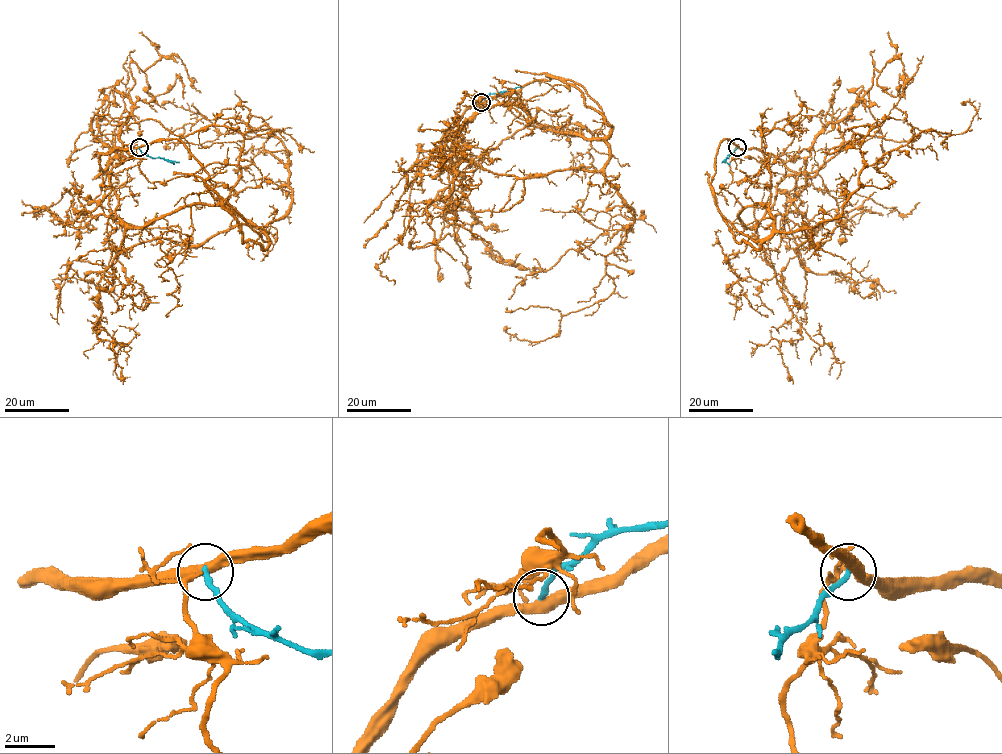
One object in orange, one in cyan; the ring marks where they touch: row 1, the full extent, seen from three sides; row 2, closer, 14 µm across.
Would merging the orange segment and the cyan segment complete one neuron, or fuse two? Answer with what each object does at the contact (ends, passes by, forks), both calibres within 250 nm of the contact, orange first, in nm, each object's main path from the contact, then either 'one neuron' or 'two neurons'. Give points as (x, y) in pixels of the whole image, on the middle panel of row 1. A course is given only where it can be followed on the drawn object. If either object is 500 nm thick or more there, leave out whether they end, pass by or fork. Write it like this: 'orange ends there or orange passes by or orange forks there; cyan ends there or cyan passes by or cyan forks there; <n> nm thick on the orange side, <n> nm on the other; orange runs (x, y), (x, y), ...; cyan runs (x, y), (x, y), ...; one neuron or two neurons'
orange passes by; cyan ends there; 440 nm thick on the orange side, 240 nm on the other; orange runs (480, 103), (577, 82), (633, 210), (607, 298), (546, 339), (506, 325); cyan runs (480, 103), (491, 94), (521, 87); two neurons

